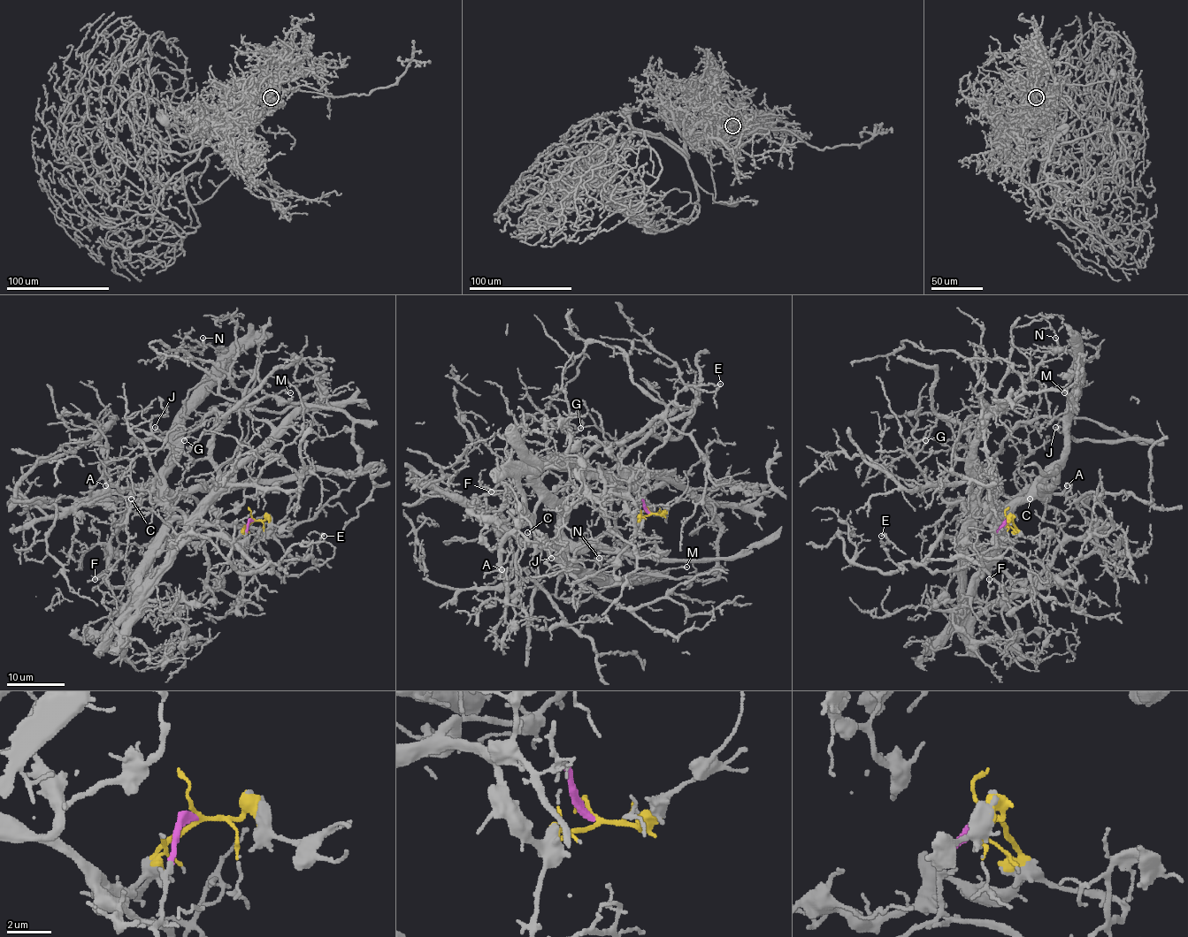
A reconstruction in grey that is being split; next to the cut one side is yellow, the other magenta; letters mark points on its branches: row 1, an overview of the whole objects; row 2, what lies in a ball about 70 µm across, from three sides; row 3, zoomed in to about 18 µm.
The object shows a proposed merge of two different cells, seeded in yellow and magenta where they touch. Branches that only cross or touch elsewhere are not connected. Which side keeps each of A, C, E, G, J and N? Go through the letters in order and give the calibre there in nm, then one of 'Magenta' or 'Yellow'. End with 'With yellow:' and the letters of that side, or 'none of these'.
A: Thickness 190 nm. Yellow
C: Thickness 150 nm. Yellow
E: Thickness 190 nm. Magenta
G: Thickness 150 nm. Magenta
J: Thickness 150 nm. Yellow
N: Thickness 160 nm. Yellow
With yellow: A, C, J, N

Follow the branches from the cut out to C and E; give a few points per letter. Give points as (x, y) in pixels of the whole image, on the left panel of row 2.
C: (253, 519), (235, 539), (231, 539), (219, 529), (178, 519), (157, 485), (138, 485), (130, 498)
E: (253, 519), (242, 546), (251, 569), (272, 571), (272, 562), (278, 565), (293, 544), (324, 536)

